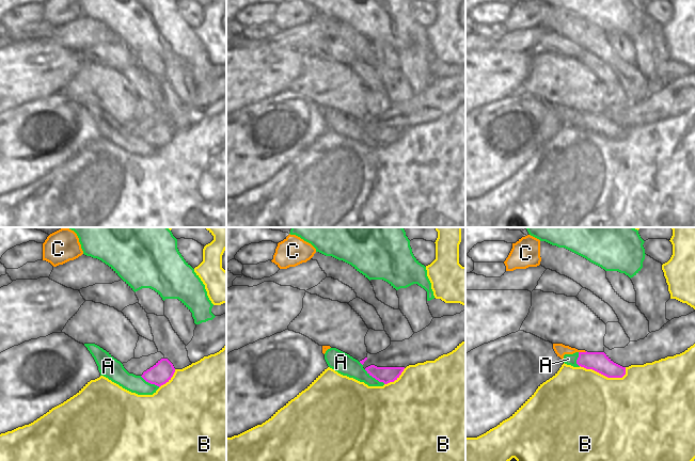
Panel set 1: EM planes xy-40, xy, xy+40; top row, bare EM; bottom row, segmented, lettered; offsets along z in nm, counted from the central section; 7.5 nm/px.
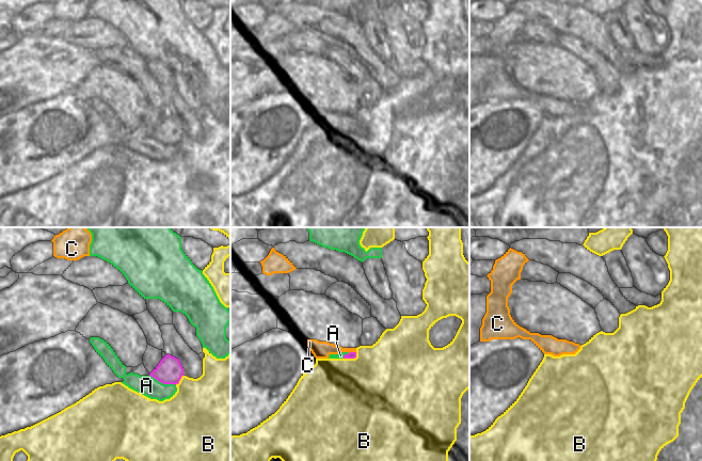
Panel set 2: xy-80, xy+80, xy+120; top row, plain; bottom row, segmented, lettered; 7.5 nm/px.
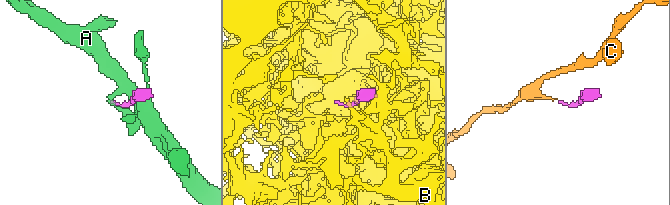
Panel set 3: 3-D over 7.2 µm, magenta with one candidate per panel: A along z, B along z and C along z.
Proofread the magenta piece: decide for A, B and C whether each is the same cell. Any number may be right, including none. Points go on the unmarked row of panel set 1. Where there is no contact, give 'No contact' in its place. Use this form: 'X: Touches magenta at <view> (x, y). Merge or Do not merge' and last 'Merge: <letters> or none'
A: Touches magenta at xy (375, 139). Do not merge
B: Touches magenta at xy+40 (603, 136). Do not merge
C: Touches magenta at xy+40 (582, 113). Merge
Merge: C

